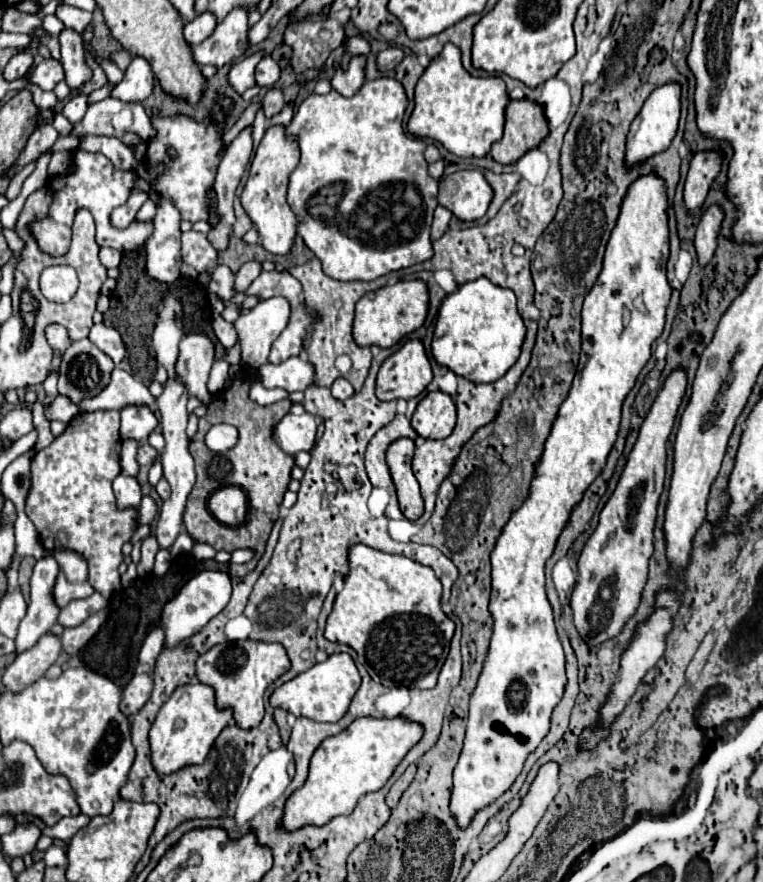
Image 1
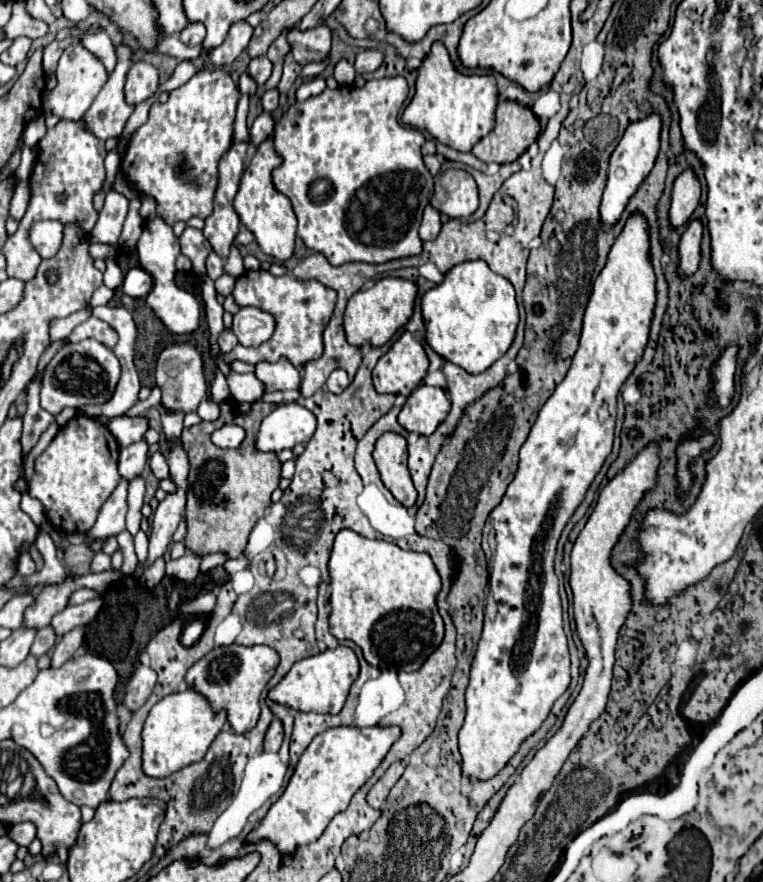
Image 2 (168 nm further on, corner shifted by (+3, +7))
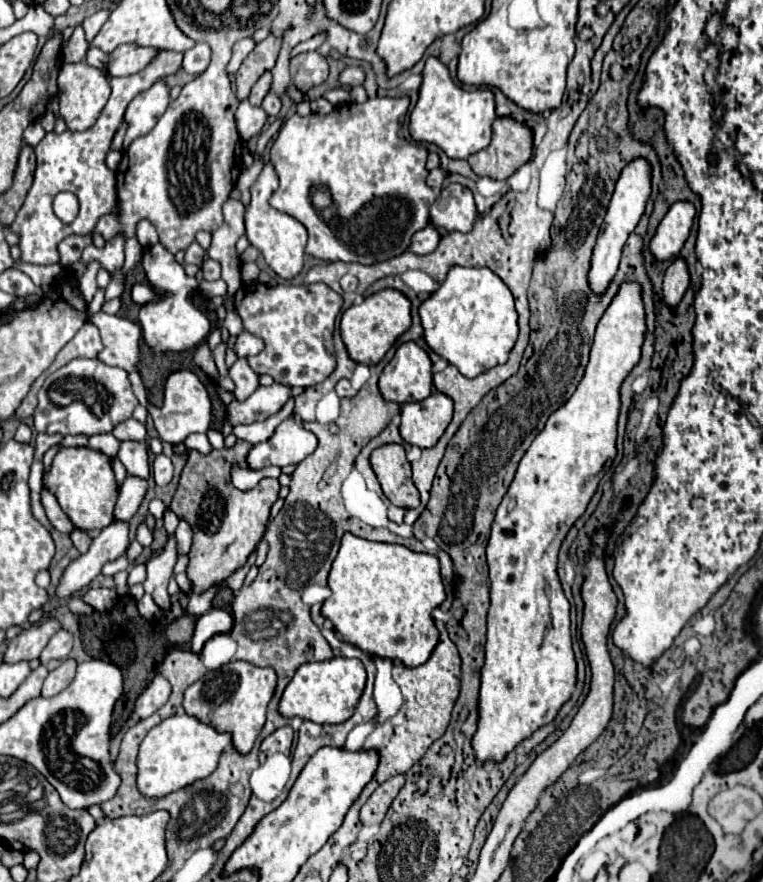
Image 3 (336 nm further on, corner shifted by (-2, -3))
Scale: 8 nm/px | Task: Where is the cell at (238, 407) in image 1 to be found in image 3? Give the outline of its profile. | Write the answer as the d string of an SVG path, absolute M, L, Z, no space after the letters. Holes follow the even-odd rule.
M237 440L233 448L211 450L209 454L189 450L179 488L169 508L179 518L185 518L193 528L193 546L187 566L187 576L193 582L193 592L203 592L211 584L225 582L225 578L229 578L237 568L245 564L265 534L269 510L279 496L279 480L263 478L255 488L247 492L237 490L231 482L231 468L249 468L247 454L251 448L253 444Z

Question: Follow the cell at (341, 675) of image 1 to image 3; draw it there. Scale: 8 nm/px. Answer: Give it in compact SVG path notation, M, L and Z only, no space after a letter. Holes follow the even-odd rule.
M333 656L323 662L303 664L287 684L278 710L285 718L303 718L317 724L341 724L351 718L365 688L365 668L357 658Z

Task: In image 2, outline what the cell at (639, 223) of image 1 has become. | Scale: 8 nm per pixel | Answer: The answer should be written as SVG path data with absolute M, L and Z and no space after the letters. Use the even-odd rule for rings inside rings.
M634 214L628 218L622 234L616 238L610 254L608 254L608 262L604 266L604 270L600 272L600 276L594 282L592 288L592 296L588 300L588 308L584 312L584 324L582 324L582 336L580 336L580 348L572 360L572 366L566 374L566 378L556 386L554 394L544 402L544 406L538 412L538 418L528 434L528 440L522 444L520 448L520 462L518 462L518 470L514 480L508 484L506 494L502 498L502 502L490 512L486 526L484 526L484 540L482 540L482 550L486 554L486 562L488 562L488 598L486 598L486 608L484 608L484 632L482 638L478 642L478 650L472 662L472 672L470 672L470 684L466 690L466 720L464 726L460 730L460 754L462 754L462 772L468 778L492 778L498 770L504 768L504 764L514 756L514 752L520 748L520 744L534 734L542 722L546 720L546 716L552 710L552 704L556 702L556 698L560 698L566 688L570 686L570 656L568 656L568 646L566 646L566 634L562 630L562 602L560 602L560 594L558 594L558 578L554 574L554 554L556 554L556 544L560 538L560 532L564 530L566 522L570 520L570 516L574 514L574 510L580 506L580 502L586 496L588 486L592 484L594 476L600 472L604 460L608 458L608 454L612 452L612 440L614 440L614 424L616 424L616 396L624 384L624 380L628 378L628 374L632 372L634 364L642 358L642 352L646 348L648 342L648 332L650 332L650 322L654 316L654 304L656 304L656 276L650 264L650 244L648 244L648 226L646 220L640 214ZM628 350L636 352L636 360L628 362L624 358L624 354Z

